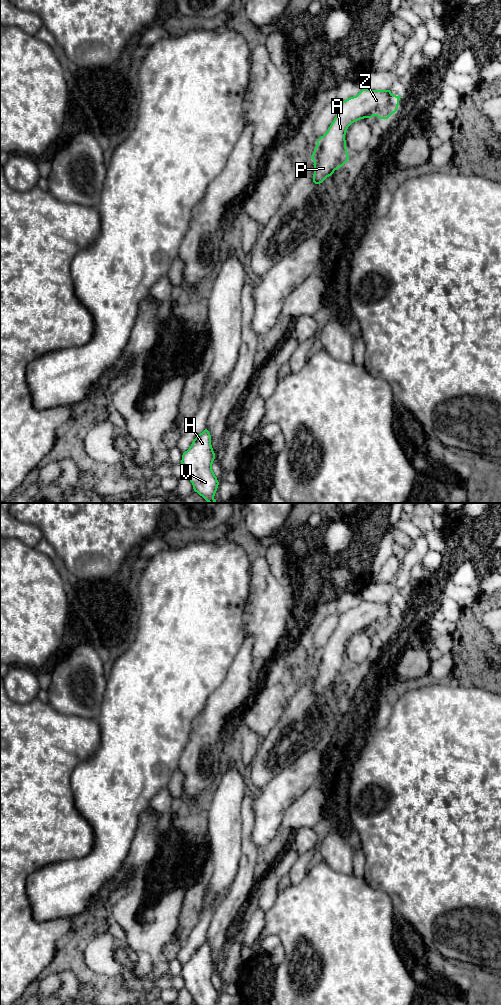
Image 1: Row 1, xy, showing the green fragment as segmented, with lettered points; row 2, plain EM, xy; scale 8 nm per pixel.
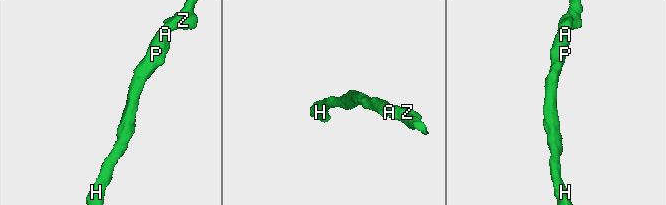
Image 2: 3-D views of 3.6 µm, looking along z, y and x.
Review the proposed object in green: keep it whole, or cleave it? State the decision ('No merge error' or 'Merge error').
No merge error

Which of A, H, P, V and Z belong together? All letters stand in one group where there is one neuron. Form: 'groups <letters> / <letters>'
groups A H P V Z

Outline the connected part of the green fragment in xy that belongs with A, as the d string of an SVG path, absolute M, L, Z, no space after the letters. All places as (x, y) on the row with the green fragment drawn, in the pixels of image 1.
M362 89L356 96L350 97L339 104L339 111L328 128L327 132L317 140L317 145L311 156L314 161L313 182L322 183L335 170L342 167L349 159L346 148L345 135L348 127L364 118L377 116L379 119L388 119L398 109L401 95L396 96L390 90Z

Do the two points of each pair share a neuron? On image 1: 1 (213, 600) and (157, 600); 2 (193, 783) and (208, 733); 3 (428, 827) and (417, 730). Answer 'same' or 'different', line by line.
1: same
2: same
3: same

